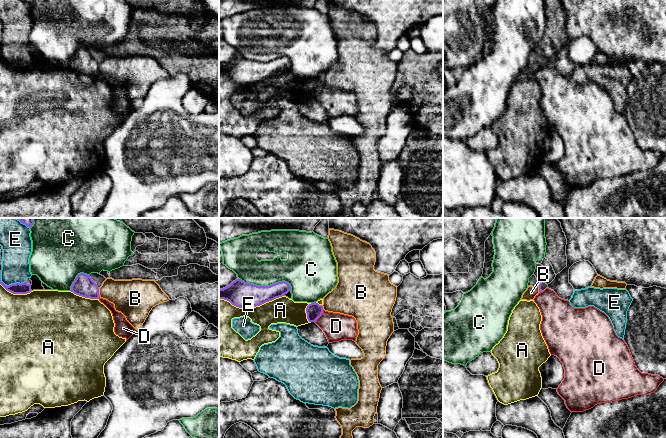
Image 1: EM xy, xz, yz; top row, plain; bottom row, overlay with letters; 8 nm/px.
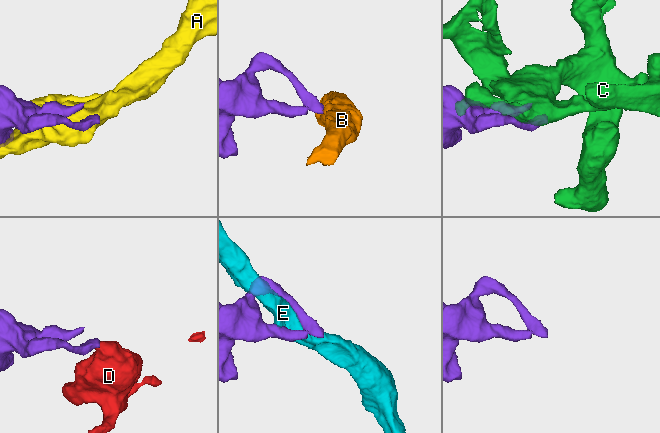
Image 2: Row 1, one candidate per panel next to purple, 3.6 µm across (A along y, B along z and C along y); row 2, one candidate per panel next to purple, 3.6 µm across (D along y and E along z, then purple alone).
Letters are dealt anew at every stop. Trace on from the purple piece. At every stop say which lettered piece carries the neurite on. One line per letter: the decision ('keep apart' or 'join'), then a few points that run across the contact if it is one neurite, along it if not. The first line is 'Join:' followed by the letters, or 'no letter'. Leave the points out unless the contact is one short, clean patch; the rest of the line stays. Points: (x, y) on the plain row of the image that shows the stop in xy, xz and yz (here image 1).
Join: no letter
A: keep apart
B: keep apart; line xy (98, 64), (100, 72)
C: keep apart
D: keep apart; line xz (323, 85), (323, 88), (315, 98)
E: keep apart

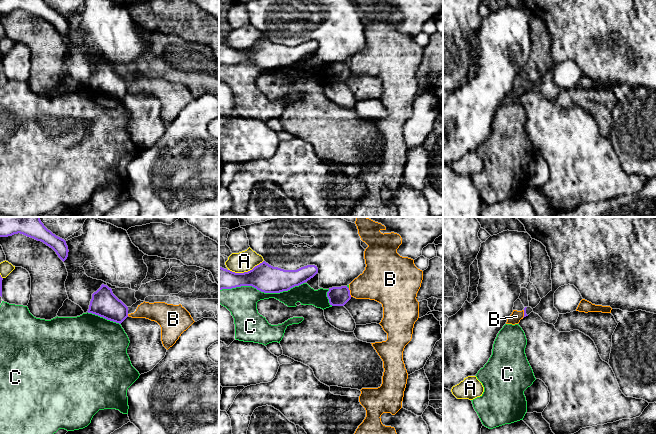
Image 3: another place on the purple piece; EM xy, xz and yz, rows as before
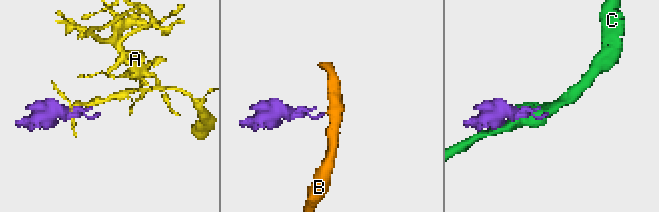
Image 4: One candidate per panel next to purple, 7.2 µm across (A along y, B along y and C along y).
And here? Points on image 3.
Join: no letter
A: keep apart
B: keep apart; line xz (348, 64), (351, 72)
C: keep apart

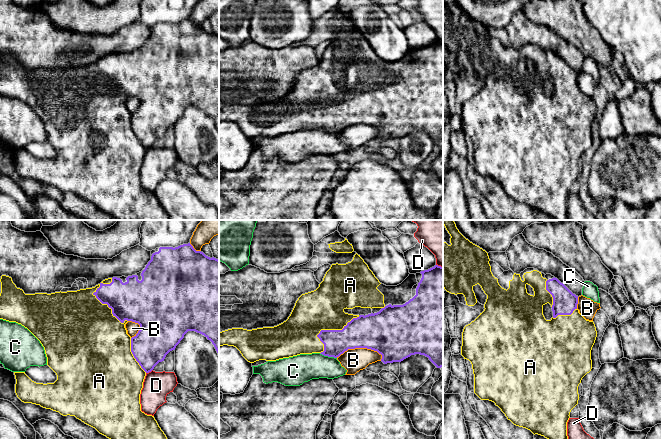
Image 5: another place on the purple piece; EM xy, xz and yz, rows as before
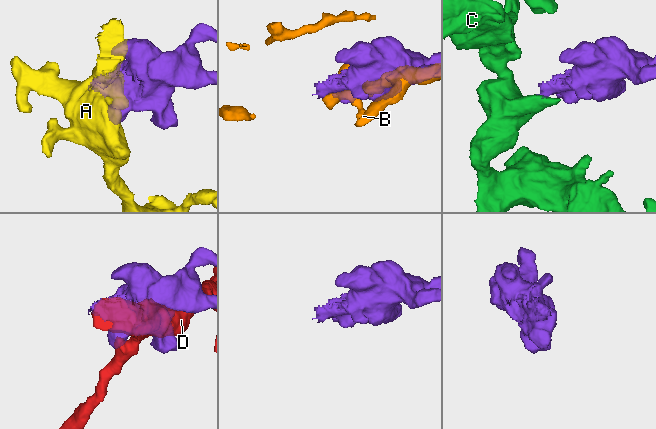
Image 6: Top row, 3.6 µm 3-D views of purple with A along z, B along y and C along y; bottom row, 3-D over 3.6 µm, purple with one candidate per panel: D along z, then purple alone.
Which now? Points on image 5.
Join: A
A: join
B: keep apart
C: keep apart; line xz (319, 129), (336, 134)
D: keep apart

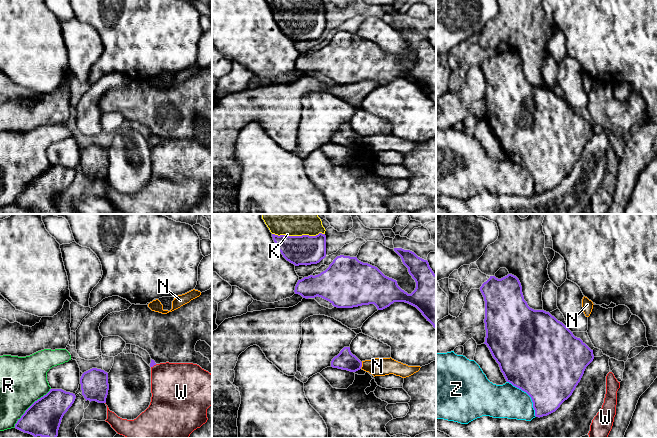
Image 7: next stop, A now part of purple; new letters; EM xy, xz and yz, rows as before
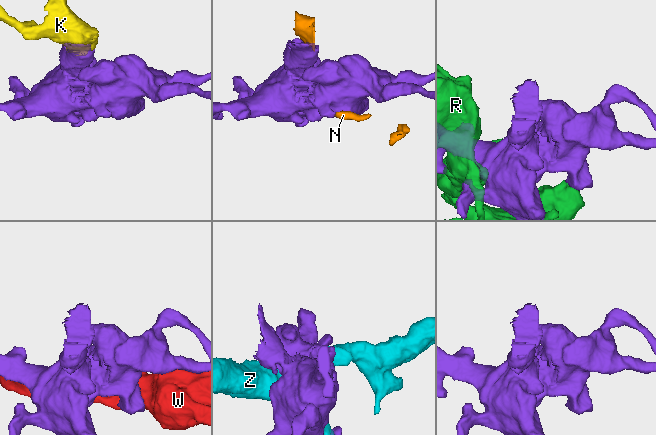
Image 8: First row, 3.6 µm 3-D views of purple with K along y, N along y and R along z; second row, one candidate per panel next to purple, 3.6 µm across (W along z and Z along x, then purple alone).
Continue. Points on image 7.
Join: K
K: join
N: keep apart; line xz (362, 138), (360, 144)
R: keep apart
W: keep apart
Z: keep apart

